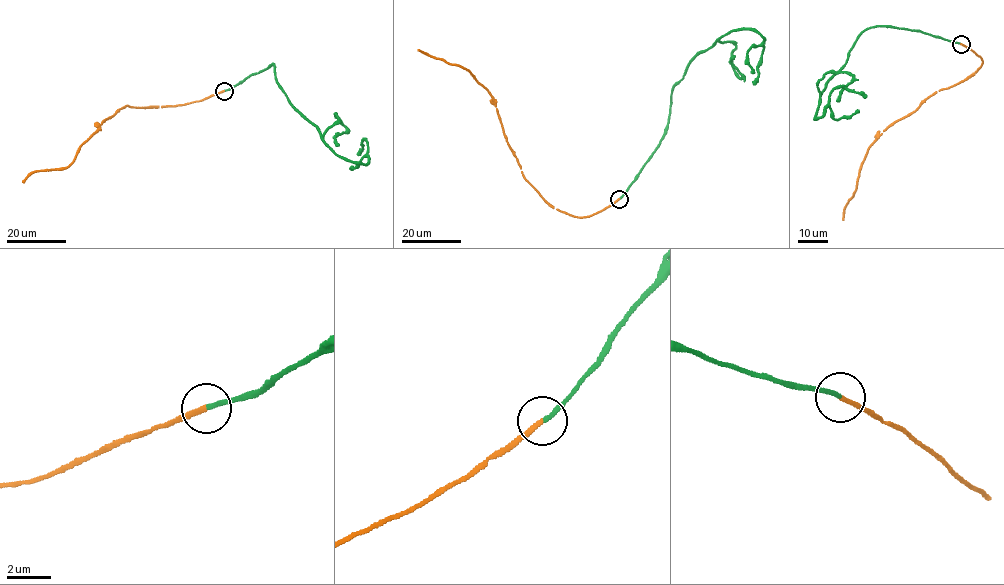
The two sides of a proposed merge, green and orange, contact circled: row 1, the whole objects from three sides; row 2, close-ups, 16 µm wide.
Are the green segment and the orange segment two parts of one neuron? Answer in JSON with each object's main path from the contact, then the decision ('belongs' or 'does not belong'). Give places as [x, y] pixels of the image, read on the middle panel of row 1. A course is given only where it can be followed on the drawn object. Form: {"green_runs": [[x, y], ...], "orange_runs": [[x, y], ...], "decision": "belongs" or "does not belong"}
{"green_runs": [[619, 198], [663, 136], [672, 88], [700, 52], [732, 30], [755, 29], [764, 40], [757, 81], [753, 84]], "orange_runs": [[619, 198], [581, 217], [551, 207], [525, 178], [507, 143], [495, 101], [487, 90], [470, 71], [419, 49]], "decision": "belongs"}

